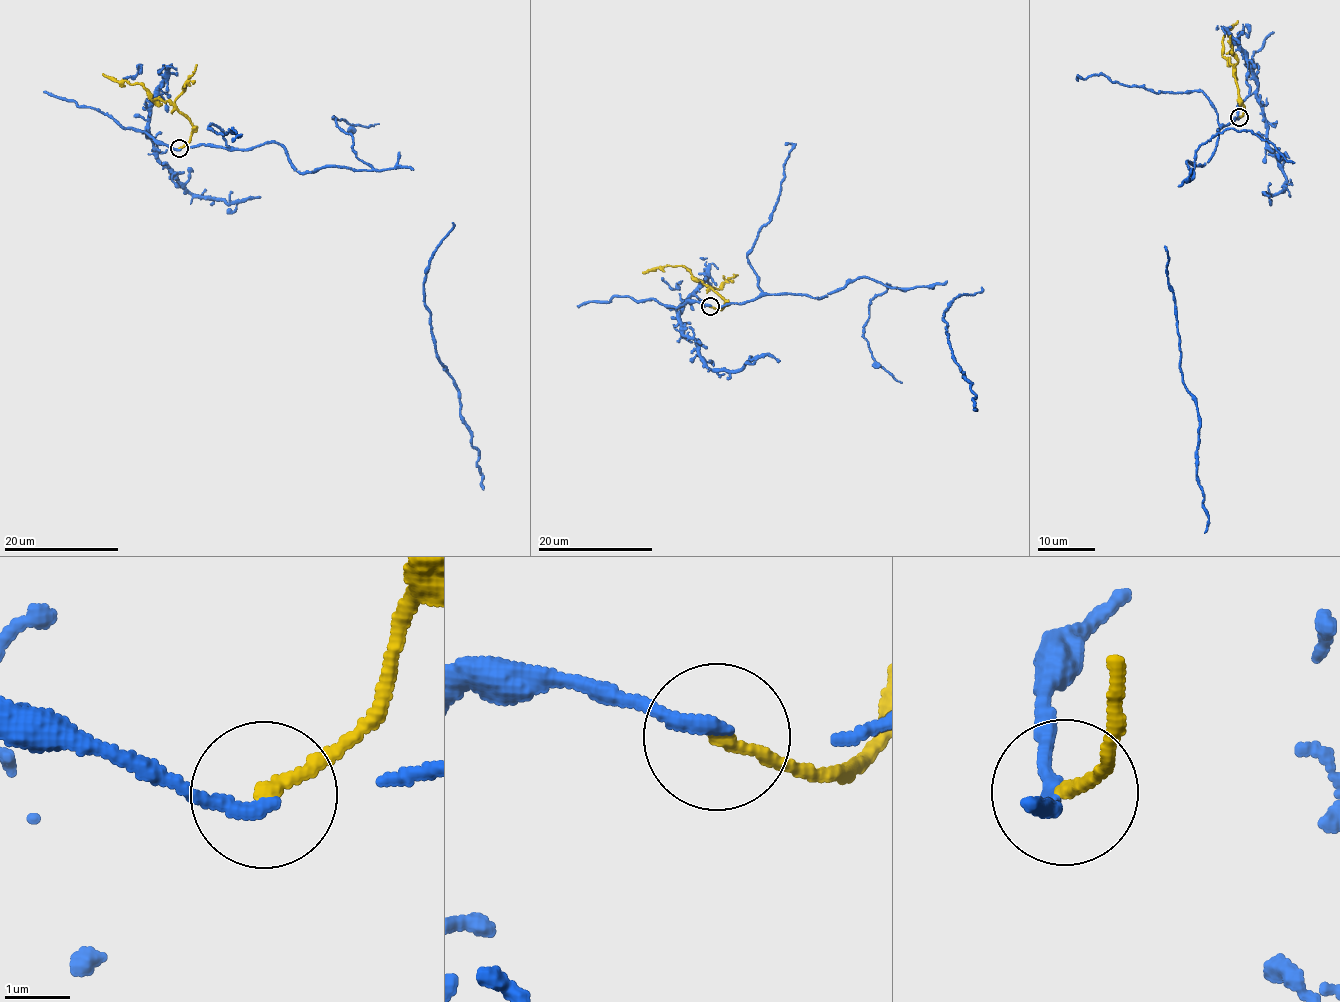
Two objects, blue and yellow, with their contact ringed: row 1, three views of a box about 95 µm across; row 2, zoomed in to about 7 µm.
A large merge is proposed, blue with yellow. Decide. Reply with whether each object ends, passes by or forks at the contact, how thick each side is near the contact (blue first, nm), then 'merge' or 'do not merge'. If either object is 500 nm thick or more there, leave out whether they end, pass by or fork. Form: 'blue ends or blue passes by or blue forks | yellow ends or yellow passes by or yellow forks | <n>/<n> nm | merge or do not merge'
blue ends | yellow ends | 240/180 nm | do not merge

